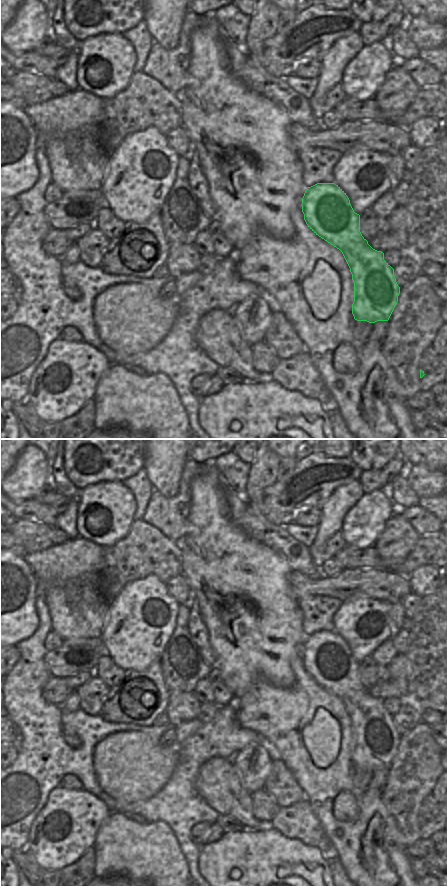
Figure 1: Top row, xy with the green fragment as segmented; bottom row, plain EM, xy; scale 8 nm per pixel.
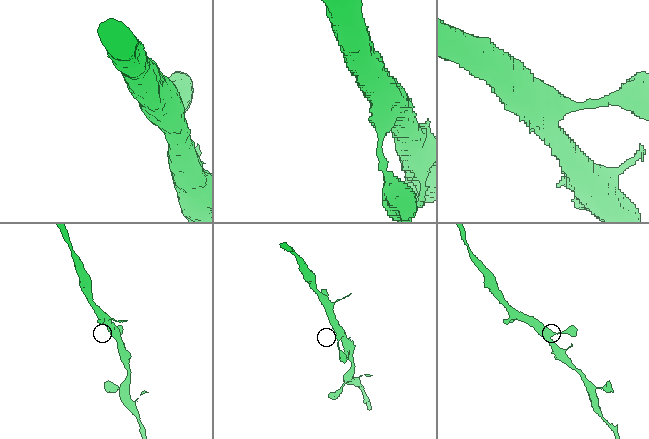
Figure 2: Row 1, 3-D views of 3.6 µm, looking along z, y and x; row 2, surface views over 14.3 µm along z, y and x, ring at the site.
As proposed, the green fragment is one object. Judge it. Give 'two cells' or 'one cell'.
one cell

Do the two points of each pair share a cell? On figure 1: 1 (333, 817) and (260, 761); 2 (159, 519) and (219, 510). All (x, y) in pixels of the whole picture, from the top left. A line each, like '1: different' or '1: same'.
1: different
2: different

